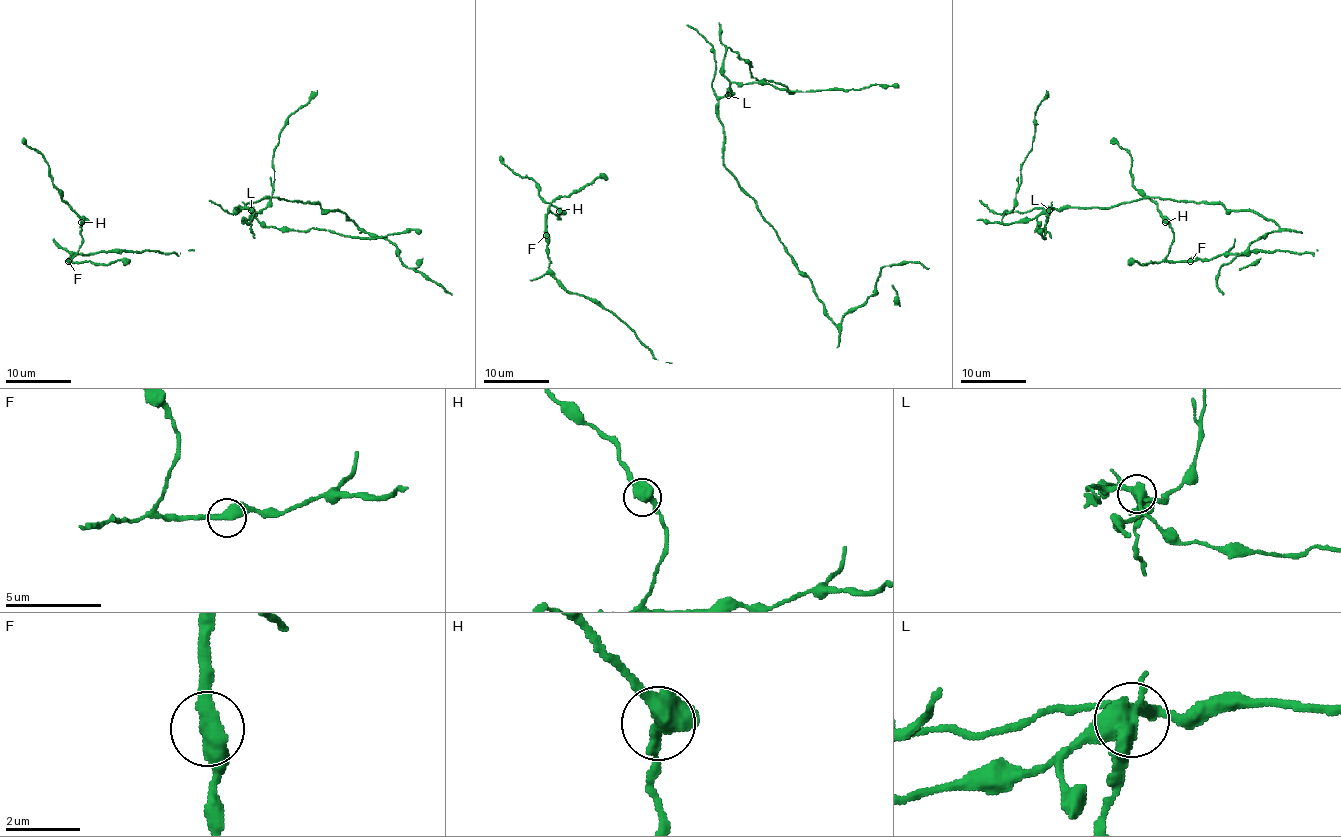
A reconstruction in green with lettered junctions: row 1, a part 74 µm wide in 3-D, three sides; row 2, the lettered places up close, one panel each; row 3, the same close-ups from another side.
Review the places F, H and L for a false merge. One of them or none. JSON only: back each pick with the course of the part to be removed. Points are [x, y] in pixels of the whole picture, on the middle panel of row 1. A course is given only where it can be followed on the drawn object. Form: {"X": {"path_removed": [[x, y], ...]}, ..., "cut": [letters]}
{"cut": ["L"]}

